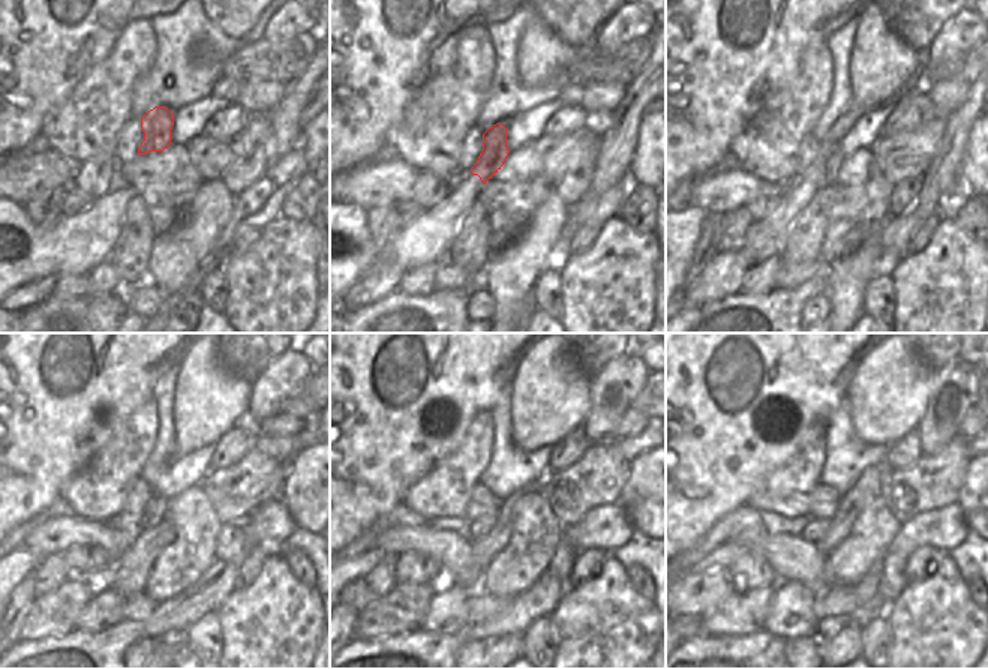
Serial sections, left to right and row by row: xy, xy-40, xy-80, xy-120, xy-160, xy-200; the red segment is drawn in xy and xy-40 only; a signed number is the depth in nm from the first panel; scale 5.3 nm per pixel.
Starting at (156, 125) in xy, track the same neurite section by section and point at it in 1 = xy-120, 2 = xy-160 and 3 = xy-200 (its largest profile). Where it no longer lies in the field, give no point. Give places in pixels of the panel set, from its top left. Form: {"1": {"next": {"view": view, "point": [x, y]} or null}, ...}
{"1": {"next": {"view": "xy-120", "point": [155, 510]}}, "2": {"next": {"view": "xy-160", "point": [480, 527]}}, "3": {"next": {"view": "xy-200", "point": [816, 528]}}}

